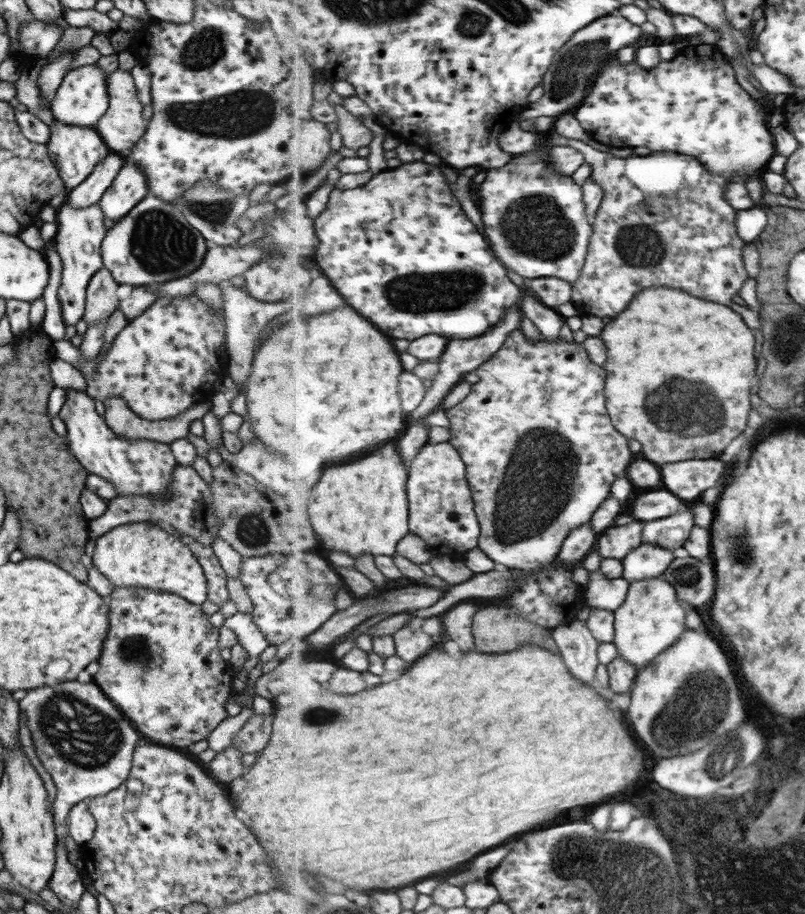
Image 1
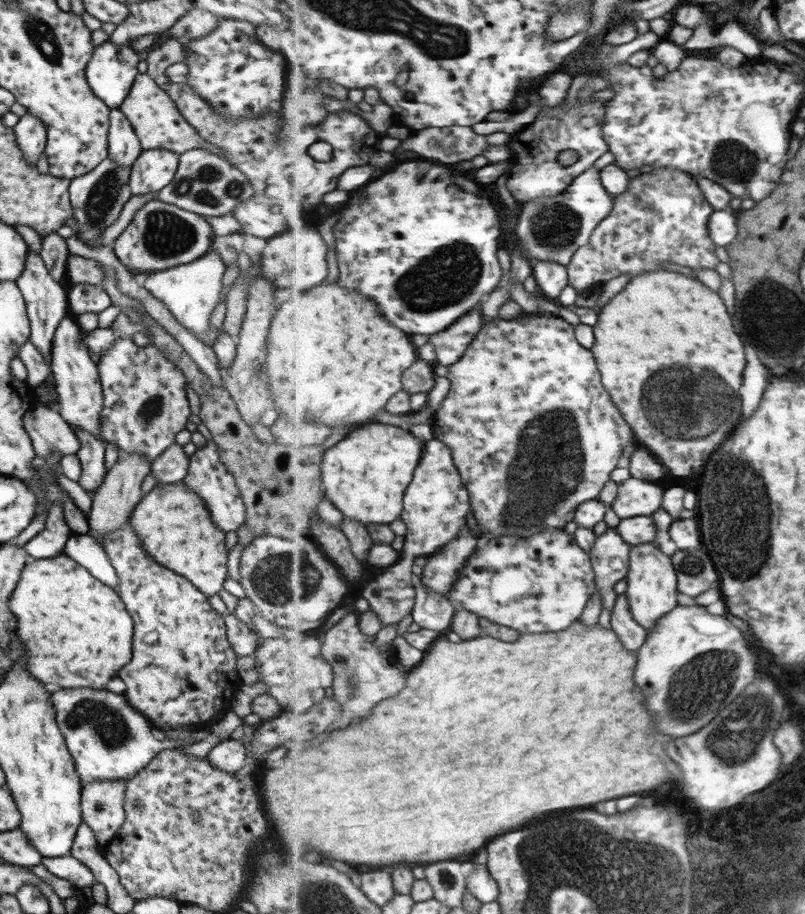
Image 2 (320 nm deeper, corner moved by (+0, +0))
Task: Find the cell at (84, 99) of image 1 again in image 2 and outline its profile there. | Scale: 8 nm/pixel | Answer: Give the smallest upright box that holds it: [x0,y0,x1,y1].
[84,41,138,108]

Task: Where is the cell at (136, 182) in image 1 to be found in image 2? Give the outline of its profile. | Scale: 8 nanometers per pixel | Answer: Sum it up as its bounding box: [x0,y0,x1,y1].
[128,149,178,196]

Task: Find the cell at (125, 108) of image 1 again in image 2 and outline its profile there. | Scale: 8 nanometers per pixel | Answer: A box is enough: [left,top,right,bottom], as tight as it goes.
[118,72,226,160]

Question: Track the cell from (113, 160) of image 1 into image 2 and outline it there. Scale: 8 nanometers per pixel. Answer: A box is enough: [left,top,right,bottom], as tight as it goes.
[107,107,141,167]

